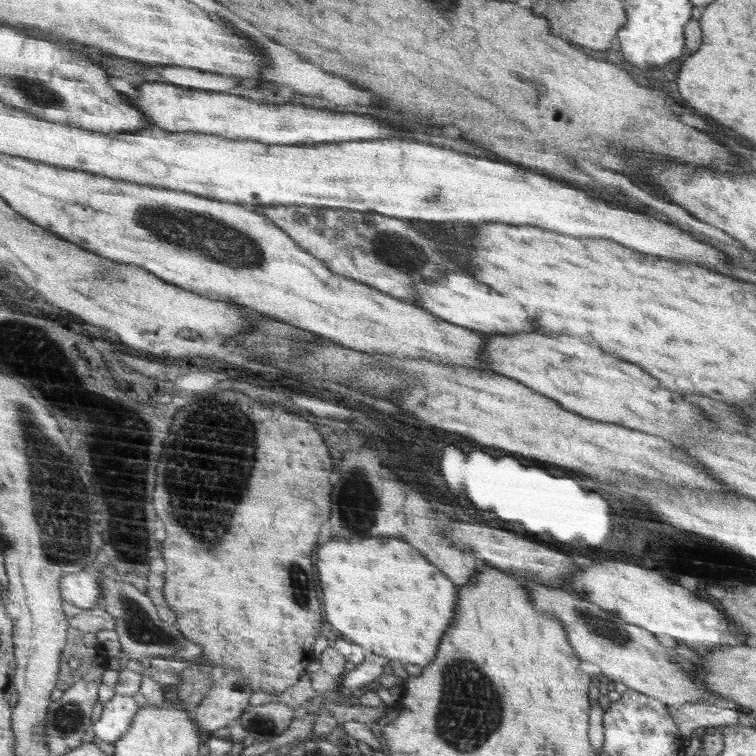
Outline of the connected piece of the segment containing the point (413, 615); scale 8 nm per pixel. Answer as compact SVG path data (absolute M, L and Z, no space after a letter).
M396 537L386 540L330 538L320 544L320 550L316 554L322 598L326 604L324 612L328 614L328 622L339 632L339 636L359 644L364 652L374 653L388 660L410 662L422 667L435 660L440 638L454 616L454 606L458 606L458 585L454 586L435 564L432 566L423 552Z

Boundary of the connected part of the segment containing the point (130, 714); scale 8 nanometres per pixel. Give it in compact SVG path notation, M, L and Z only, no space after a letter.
M116 694L105 704L104 714L93 726L92 735L97 735L108 743L120 742L132 728L142 707L134 696Z

